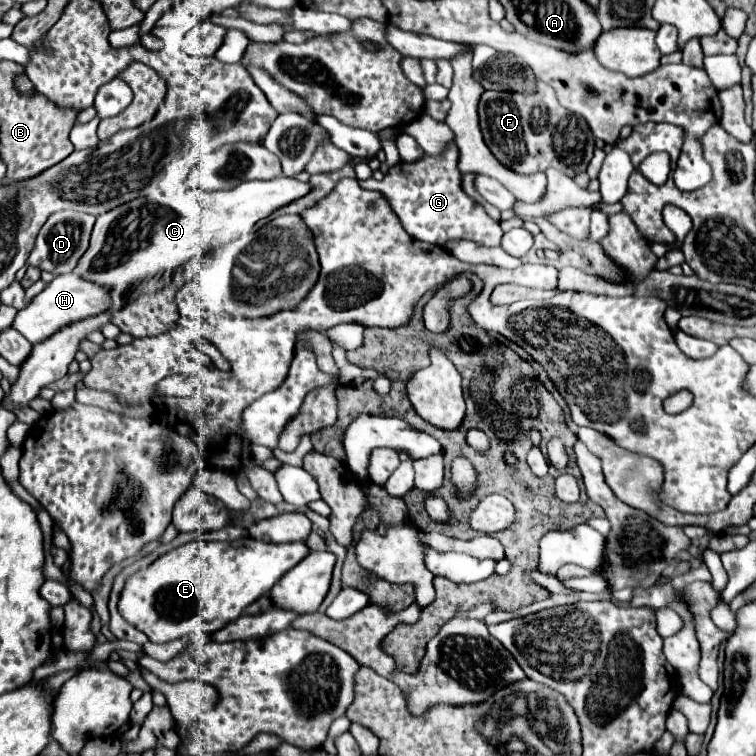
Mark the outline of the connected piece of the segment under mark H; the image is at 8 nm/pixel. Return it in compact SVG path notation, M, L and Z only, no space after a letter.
M65 273L65 275L57 275L37 297L33 297L23 309L19 309L11 327L17 329L31 345L35 345L51 337L51 333L61 329L61 325L67 325L83 317L91 317L111 307L125 307L133 299L135 297L125 297L125 299L111 297L111 293L107 293L103 287L89 283L85 279L79 279L75 273Z

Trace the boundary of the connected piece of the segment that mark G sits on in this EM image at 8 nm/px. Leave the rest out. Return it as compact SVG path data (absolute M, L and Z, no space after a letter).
M451 145L443 157L431 157L423 155L415 163L397 163L393 165L387 175L381 181L365 179L361 181L363 189L381 191L395 213L399 215L399 221L403 229L425 243L433 245L445 245L455 239L473 241L483 247L497 247L501 241L501 227L497 221L493 221L485 209L475 203L465 191L461 189L461 173L457 169L457 147Z

